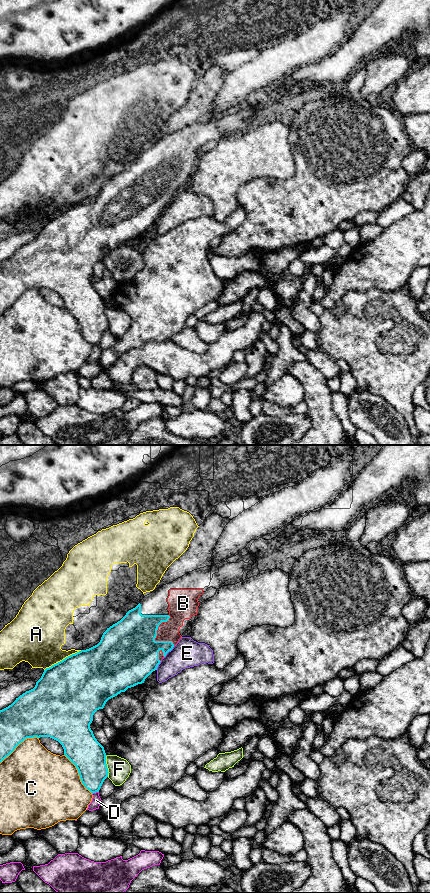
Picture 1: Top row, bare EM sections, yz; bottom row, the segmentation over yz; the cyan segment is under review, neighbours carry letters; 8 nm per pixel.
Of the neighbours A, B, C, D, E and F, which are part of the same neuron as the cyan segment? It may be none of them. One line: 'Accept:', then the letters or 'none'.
Accept: B

